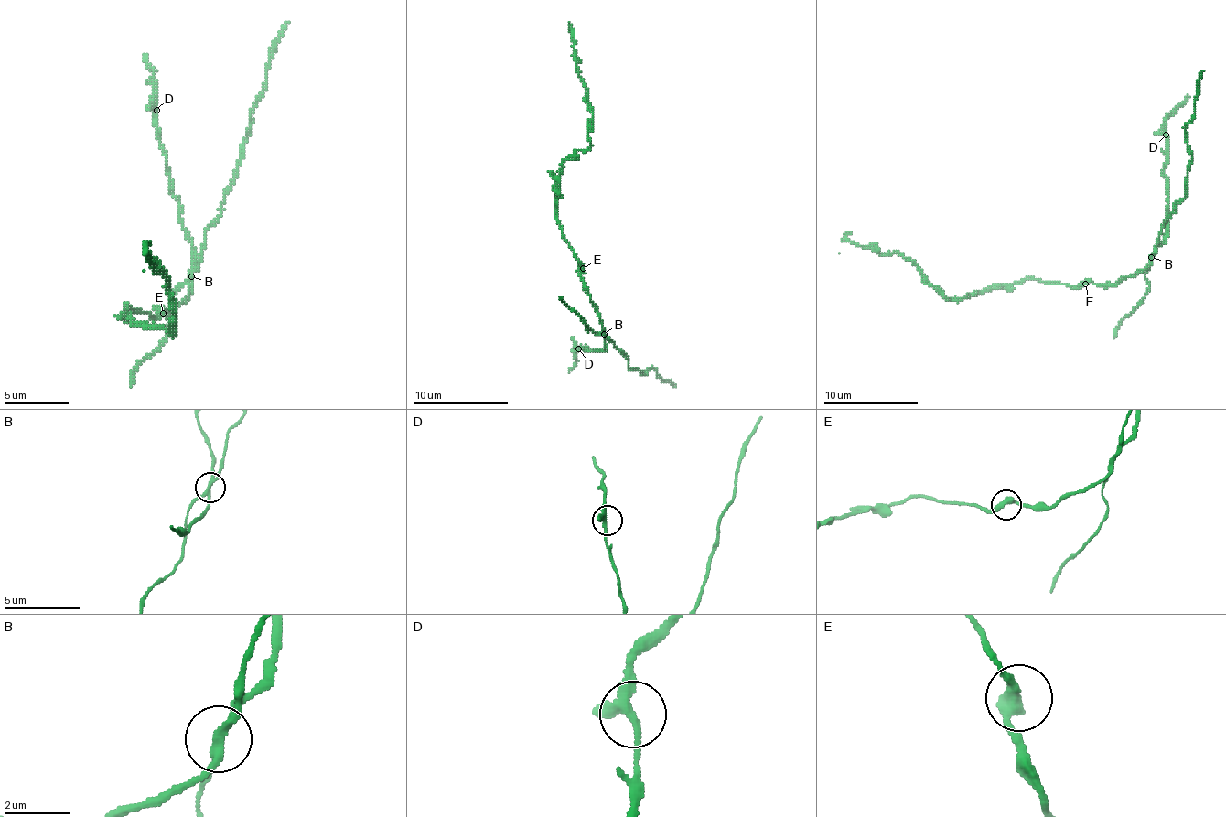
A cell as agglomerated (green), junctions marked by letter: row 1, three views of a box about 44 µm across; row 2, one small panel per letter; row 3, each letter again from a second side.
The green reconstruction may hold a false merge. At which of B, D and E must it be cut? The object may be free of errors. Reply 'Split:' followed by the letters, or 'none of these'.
Split: B

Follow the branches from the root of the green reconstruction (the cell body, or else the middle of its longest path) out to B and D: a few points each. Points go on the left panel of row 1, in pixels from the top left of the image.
B: (160, 309), (163, 313), (173, 313), (186, 299), (192, 277)
D: (160, 309), (173, 313), (186, 299), (192, 245), (173, 193), (156, 110)

